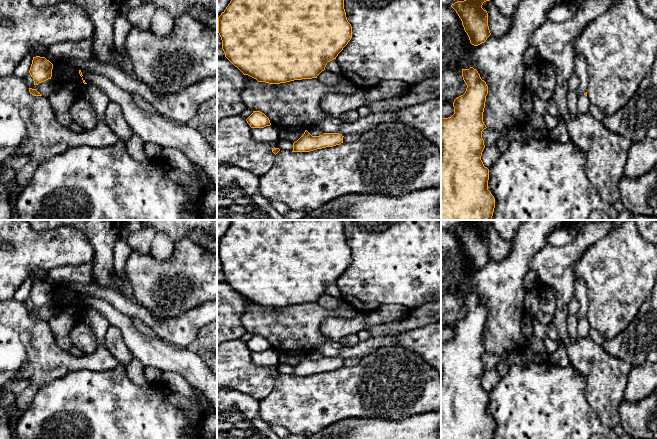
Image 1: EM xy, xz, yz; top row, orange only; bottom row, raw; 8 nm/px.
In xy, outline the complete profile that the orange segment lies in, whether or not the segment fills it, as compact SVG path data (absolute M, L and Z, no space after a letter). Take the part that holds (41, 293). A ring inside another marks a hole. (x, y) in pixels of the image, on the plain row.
M33 281L32 288L29 294L33 302L34 309L38 309L52 301L53 288L45 281Z

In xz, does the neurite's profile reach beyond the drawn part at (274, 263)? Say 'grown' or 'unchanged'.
unchanged

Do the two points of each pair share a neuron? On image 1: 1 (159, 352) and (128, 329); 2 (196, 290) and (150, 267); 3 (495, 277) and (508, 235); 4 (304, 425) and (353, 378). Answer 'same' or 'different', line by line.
1: same
2: same
3: different
4: same

